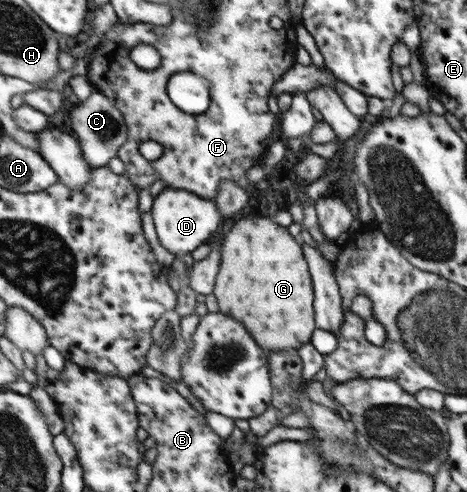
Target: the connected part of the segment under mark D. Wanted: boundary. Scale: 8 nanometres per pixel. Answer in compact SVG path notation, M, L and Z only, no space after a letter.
M165 188L154 197L151 215L161 245L175 256L191 254L219 227L220 206L184 189Z

